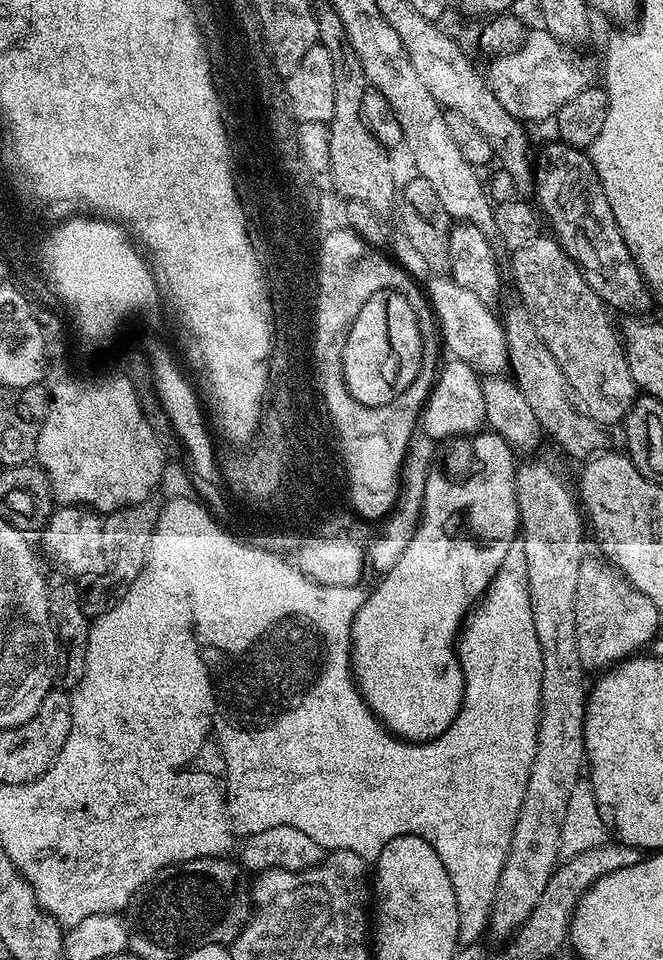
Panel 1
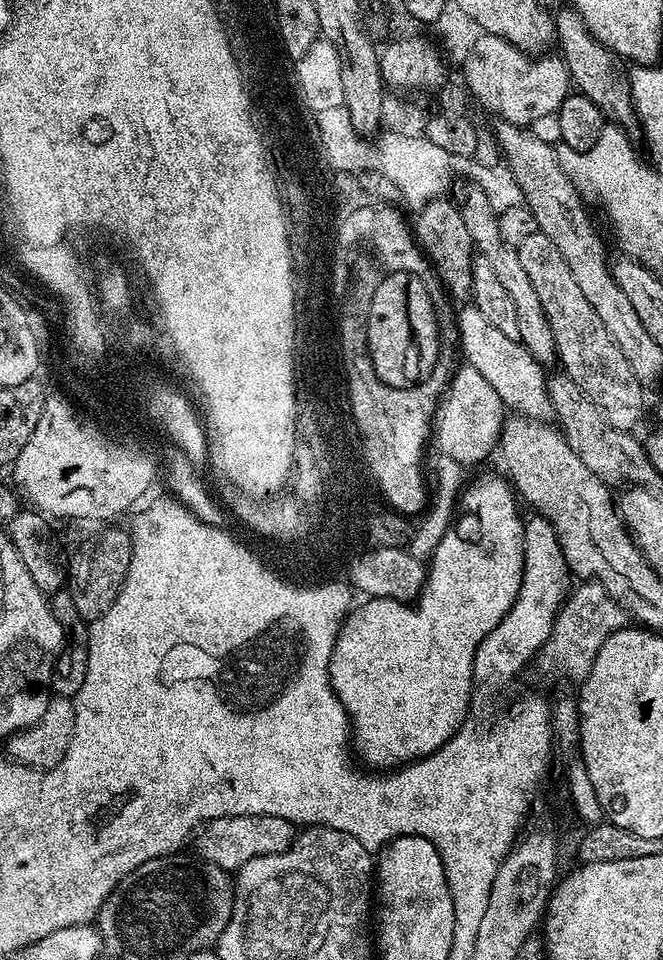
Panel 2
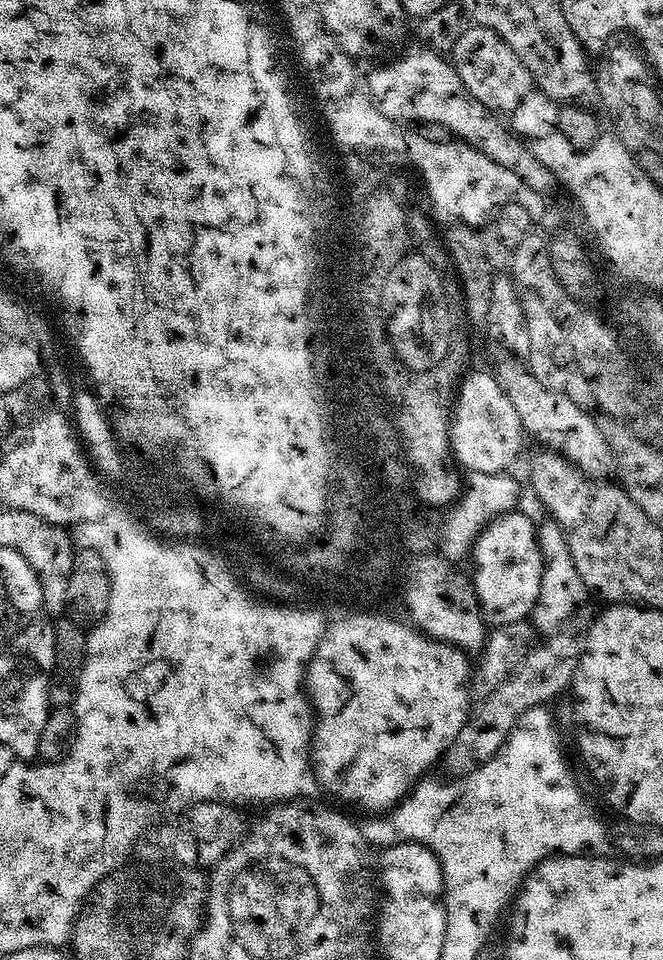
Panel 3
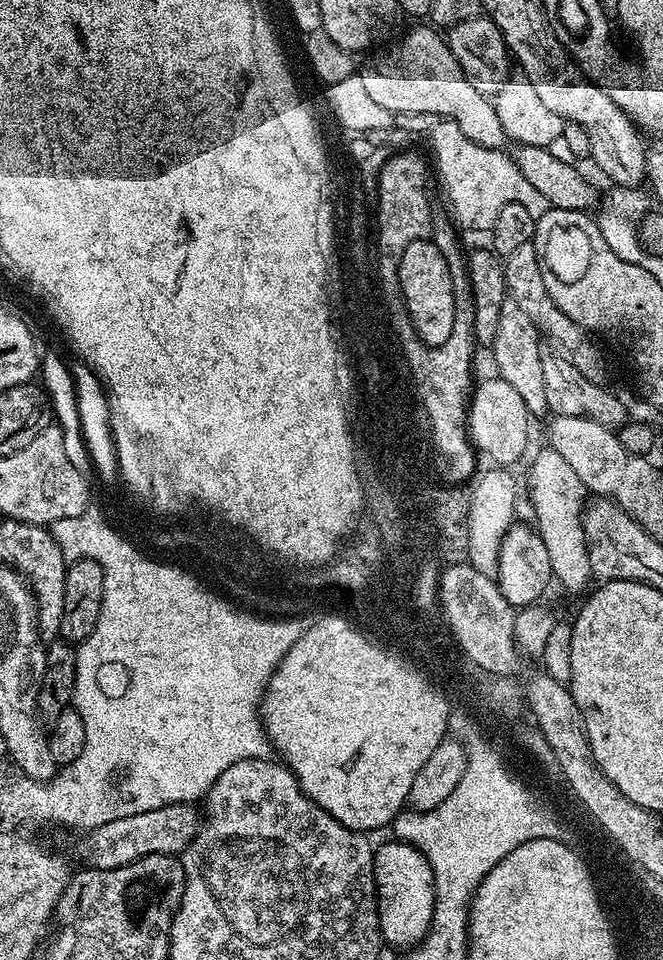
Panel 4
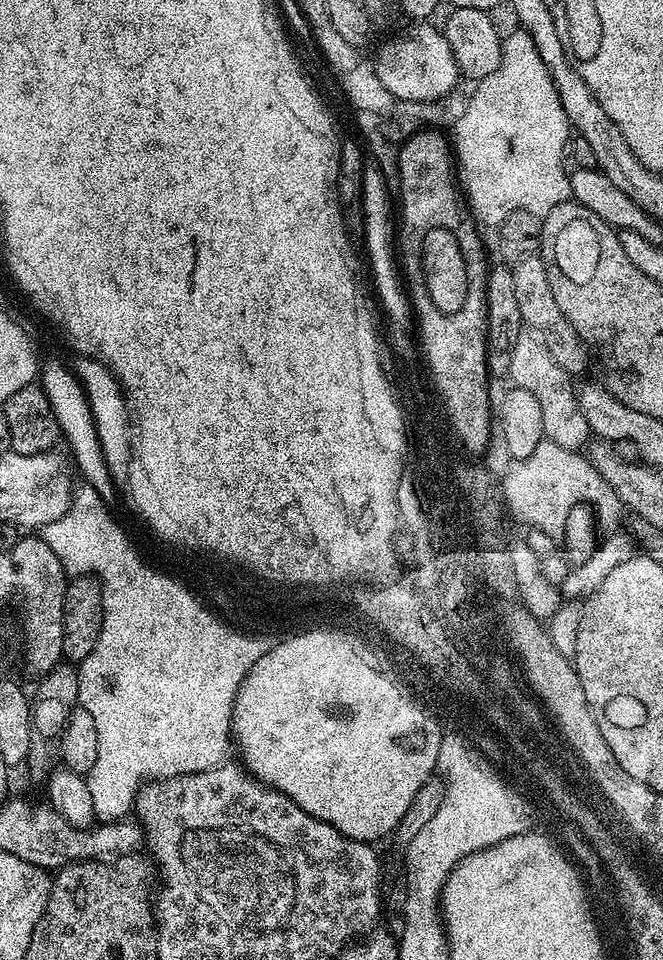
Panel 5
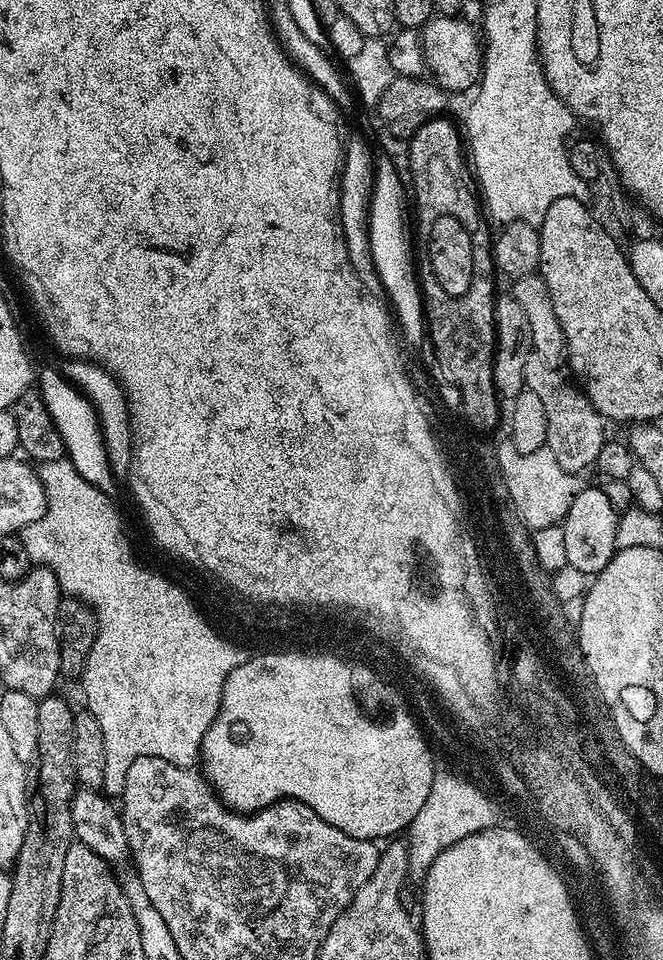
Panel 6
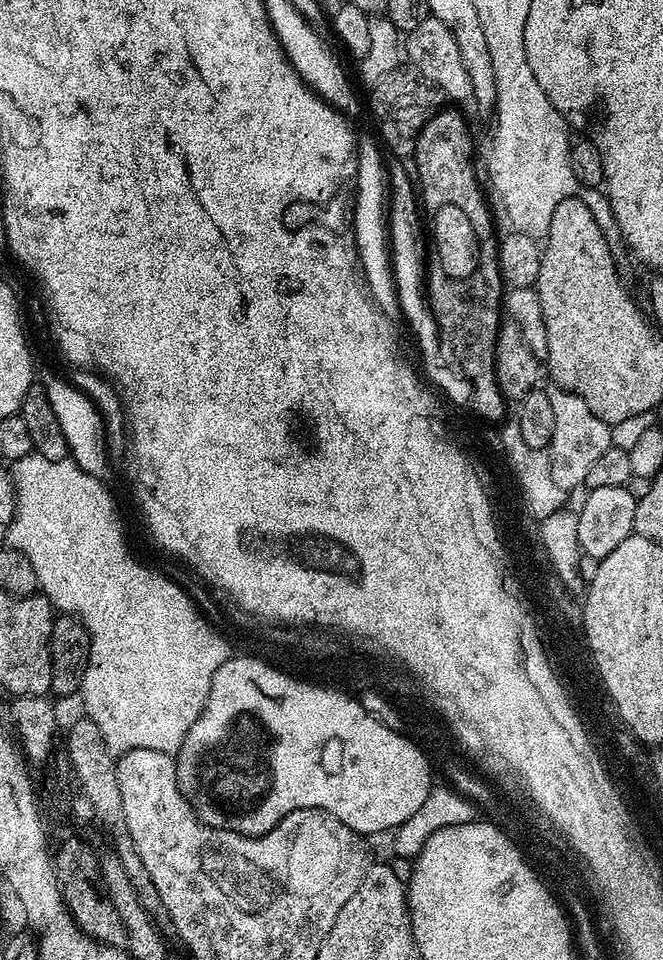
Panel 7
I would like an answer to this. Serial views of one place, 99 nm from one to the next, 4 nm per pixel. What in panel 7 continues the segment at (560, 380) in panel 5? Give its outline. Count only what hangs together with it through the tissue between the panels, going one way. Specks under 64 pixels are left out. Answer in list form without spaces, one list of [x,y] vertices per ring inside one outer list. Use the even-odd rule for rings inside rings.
[[[555,386],[549,387],[547,393],[550,398],[550,407],[554,409],[554,438],[549,442],[546,449],[549,456],[551,477],[562,489],[571,490],[571,488],[576,487],[579,489],[583,485],[586,473],[590,471],[592,463],[601,454],[606,454],[608,448],[613,447],[613,429],[606,422],[602,422],[602,418],[598,418],[594,414],[594,410],[590,410],[590,406],[586,406],[586,402],[582,402],[582,398],[578,398],[578,394],[567,392],[566,389]]]

